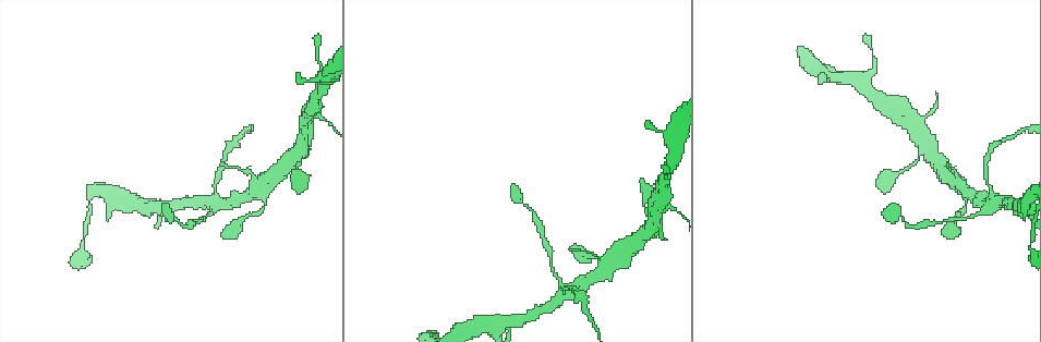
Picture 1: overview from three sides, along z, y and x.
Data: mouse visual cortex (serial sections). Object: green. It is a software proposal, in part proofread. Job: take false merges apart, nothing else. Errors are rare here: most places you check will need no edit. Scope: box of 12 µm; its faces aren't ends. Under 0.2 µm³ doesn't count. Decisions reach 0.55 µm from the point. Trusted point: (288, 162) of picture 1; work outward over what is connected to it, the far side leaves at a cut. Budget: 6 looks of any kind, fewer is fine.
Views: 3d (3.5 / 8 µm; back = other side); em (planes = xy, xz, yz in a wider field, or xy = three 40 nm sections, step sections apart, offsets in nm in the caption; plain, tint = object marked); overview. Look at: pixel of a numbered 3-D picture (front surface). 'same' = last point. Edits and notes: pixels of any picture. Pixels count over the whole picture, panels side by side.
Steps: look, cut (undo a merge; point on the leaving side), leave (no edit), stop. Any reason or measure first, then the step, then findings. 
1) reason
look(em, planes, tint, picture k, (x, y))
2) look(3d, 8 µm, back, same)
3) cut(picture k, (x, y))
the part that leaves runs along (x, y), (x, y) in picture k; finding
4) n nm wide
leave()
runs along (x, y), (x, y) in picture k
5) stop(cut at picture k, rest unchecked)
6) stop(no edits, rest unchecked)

look(3d, 3.5 µm, picture 1, (260, 188))

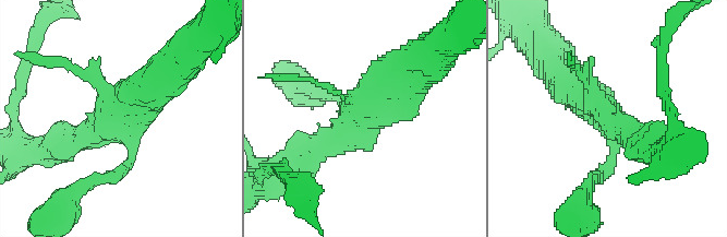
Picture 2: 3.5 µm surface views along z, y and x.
look(em, xy, step 2, tint, picture 2, (119, 112))

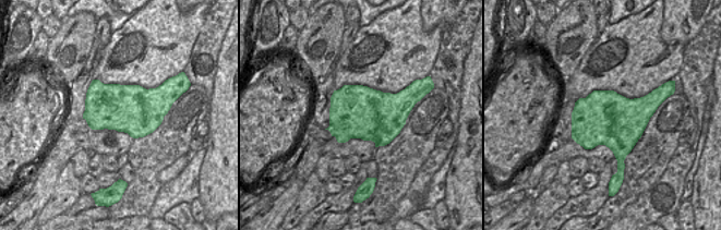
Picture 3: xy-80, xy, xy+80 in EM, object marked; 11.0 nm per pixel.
leave()
all the same cell

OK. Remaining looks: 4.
thick turns thin
look(3d, 3.5 µm, picture 1, (568, 294))

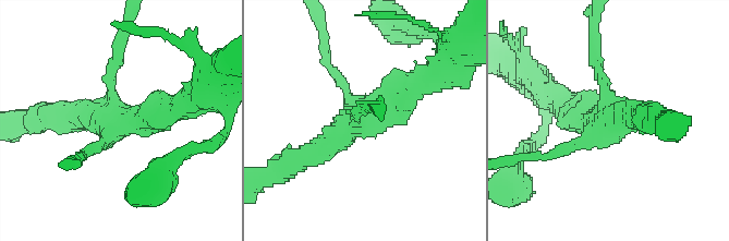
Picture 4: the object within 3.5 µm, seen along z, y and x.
look(em, xy, step 3, tint, picture 4, (116, 118))

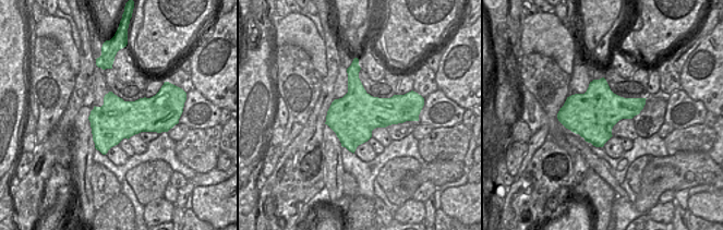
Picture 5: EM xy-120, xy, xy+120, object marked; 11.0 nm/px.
look(em, xy, step 2, tint, same)

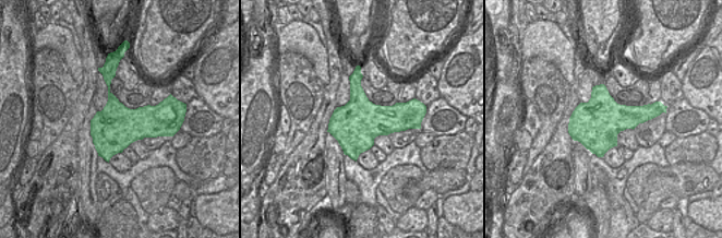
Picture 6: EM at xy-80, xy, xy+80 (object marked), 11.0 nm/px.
leave()
runs along (418, 82), (295, 160) in picture 4; all the same cell

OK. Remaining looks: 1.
three arms meet
look(3d, 3.5 µm, picture 1, (904, 113))

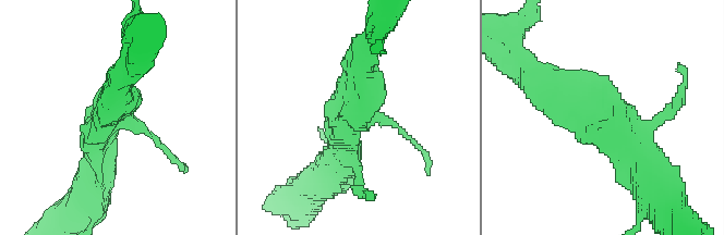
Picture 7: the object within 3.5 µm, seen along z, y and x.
3 arms; arms of 100, 450, 500 nm
leave()
runs along (648, 176), (603, 112), (547, 86) in picture 7; continuous, no second cell

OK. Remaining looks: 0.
stop(no edits, rest unchecked)

